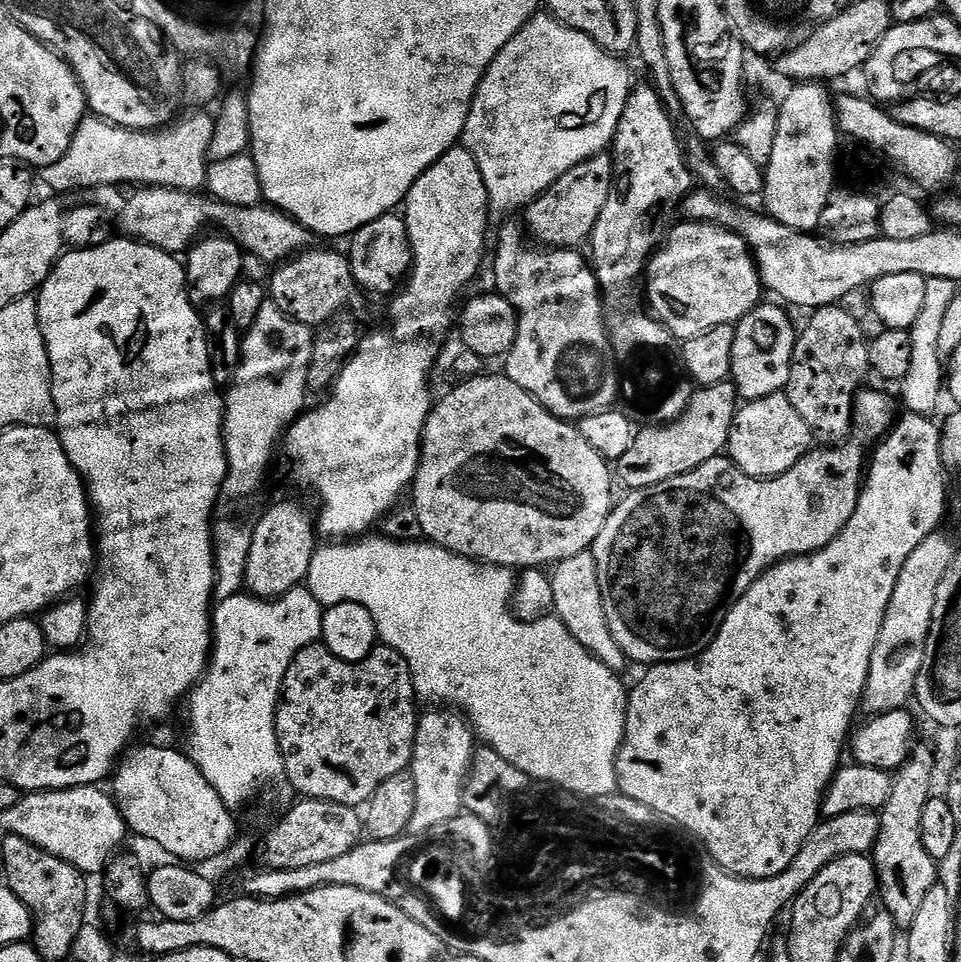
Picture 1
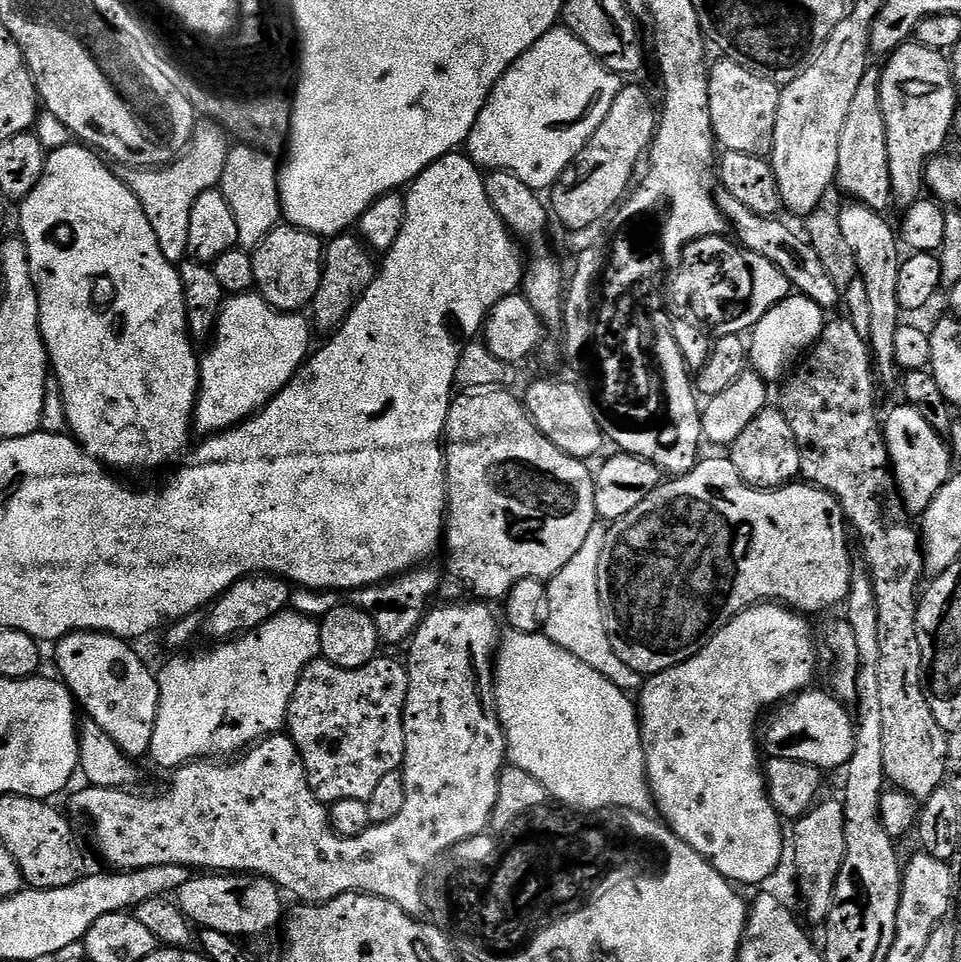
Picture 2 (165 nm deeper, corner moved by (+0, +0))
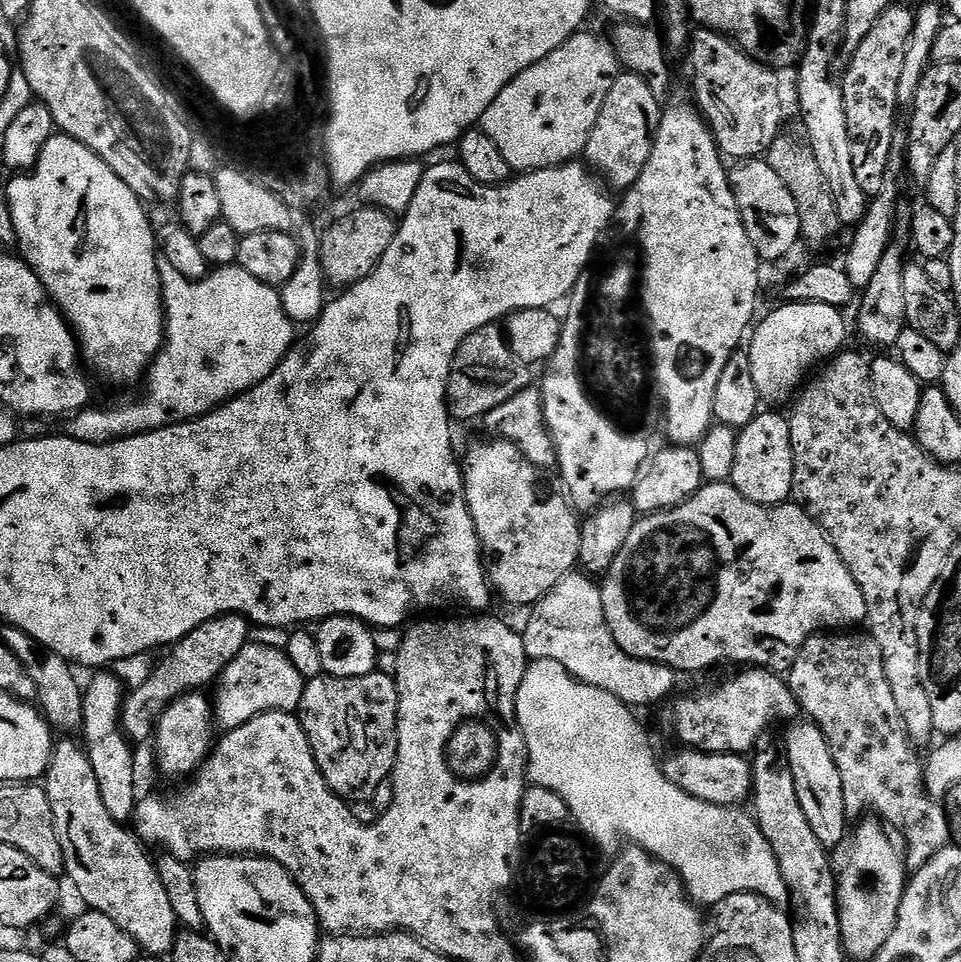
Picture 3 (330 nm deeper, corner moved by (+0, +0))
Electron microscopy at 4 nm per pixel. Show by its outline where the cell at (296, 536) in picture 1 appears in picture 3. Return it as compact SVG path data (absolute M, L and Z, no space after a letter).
M219 616L210 622L202 622L186 638L171 645L168 657L126 696L126 707L122 713L122 724L129 741L137 745L153 739L156 721L177 698L187 696L190 692L200 692L204 687L215 685L220 676L238 658L238 654L250 643L248 636L250 621L245 616Z

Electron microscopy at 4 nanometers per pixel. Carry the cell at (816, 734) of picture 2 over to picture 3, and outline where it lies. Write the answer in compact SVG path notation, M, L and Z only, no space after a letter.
M755 666L737 672L740 673L733 680L697 696L684 696L673 706L672 732L684 743L681 745L685 749L748 754L757 747L756 739L775 720L792 722L801 715L800 704L777 673Z

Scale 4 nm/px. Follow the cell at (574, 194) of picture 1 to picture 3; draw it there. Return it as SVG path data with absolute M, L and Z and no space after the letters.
M625 71L612 83L610 94L606 94L606 102L600 107L598 122L594 122L590 129L590 138L582 153L587 167L609 189L627 190L631 184L638 182L638 174L642 174L646 162L650 162L652 141L662 115L660 100L658 93L650 90L648 82L633 72Z

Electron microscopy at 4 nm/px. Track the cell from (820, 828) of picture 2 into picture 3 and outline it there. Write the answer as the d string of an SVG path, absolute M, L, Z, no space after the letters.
M796 722L788 732L788 748L786 755L792 773L794 787L798 789L798 803L802 805L810 827L818 837L818 842L829 850L835 850L849 835L850 817L846 814L846 802L842 798L842 774L838 774L838 766L834 766L834 754L830 754L830 746L818 725L811 722Z

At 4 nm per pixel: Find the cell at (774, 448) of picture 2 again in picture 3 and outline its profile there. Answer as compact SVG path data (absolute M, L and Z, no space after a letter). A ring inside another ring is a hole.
M761 410L756 417L739 429L738 450L734 454L734 470L731 483L755 504L775 506L785 503L792 495L794 482L794 450L790 446L788 416L779 416L776 410ZM768 411L768 412L767 412Z

